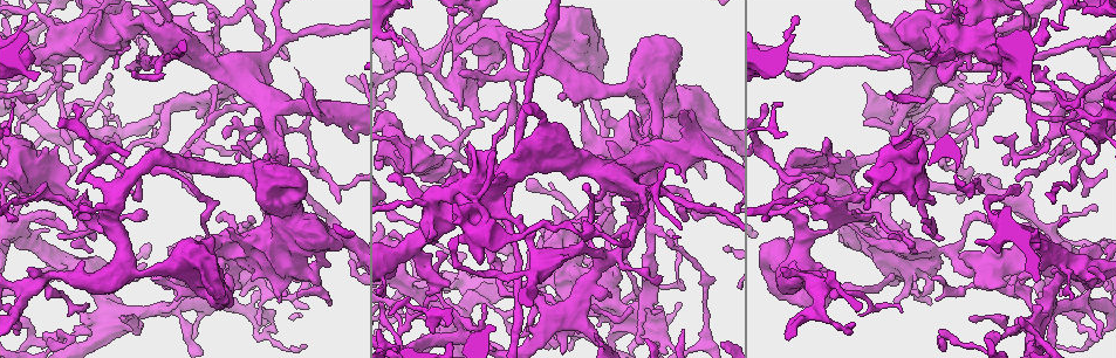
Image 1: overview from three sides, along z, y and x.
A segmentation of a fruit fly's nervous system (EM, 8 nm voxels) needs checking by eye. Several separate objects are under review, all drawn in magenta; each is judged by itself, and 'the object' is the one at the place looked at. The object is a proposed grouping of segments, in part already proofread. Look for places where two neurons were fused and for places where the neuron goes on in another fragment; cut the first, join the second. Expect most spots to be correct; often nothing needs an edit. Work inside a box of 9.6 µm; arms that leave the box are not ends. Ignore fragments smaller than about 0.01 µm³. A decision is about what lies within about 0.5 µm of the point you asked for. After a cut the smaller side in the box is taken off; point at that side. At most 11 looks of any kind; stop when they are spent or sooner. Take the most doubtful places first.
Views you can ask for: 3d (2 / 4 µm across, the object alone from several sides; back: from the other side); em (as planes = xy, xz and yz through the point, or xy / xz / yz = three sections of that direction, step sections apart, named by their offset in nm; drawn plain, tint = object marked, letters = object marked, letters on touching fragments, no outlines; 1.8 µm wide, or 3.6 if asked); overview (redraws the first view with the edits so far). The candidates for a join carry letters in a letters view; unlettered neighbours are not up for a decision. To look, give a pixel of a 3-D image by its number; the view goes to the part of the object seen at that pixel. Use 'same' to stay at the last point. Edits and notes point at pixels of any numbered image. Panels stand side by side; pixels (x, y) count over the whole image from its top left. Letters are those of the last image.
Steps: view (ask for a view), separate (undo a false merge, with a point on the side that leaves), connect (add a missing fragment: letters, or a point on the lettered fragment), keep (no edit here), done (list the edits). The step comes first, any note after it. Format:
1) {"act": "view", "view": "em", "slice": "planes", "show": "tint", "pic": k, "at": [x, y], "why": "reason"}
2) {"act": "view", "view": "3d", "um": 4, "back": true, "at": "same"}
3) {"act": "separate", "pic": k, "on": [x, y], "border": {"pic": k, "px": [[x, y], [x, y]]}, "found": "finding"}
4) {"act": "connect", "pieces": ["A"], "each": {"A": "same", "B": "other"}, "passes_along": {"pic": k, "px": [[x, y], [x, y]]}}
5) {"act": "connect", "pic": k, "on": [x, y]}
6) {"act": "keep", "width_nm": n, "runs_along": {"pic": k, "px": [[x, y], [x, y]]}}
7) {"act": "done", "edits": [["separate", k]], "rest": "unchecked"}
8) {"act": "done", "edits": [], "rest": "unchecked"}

{"act": "view", "view": "em", "slice": "planes", "show": "letters", "pic": 1, "at": [279, 140], "why": "abrupt turn"}

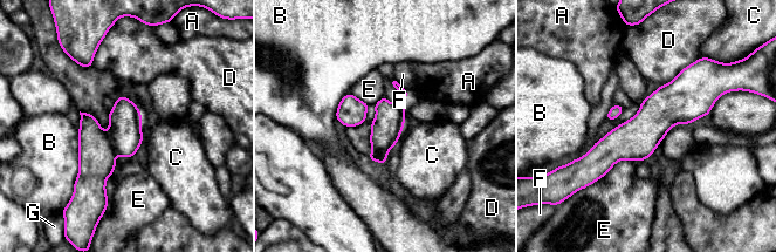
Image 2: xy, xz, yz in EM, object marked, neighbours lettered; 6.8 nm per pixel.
{"act": "separate", "pic": 2, "on": [97, 162], "width_nm": 220, "each": {"A": "other", "B": "other", "C": "other", "D": "other", "E": "other", "F": "other", "G": "other"}, "border": {"pic": 2, "px": [[110, 141], [116, 155]]}, "found": "two neurons meet here"}

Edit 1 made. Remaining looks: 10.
{"act": "view", "view": "3d", "um": 2, "pic": 1, "at": [967, 93], "why": "a fork"}

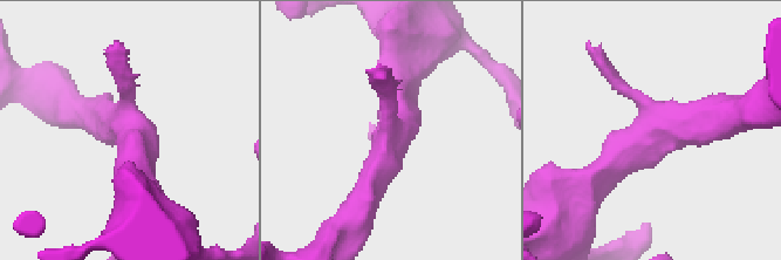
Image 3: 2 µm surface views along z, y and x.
{"act": "view", "view": "em", "um": 3.6, "slice": "yz", "step": 8, "show": "letters", "pic": 3, "at": [130, 133]}

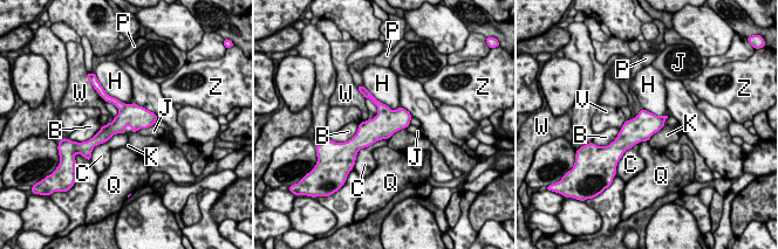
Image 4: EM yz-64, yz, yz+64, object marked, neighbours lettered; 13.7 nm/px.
{"act": "keep", "each": {"B": "other", "C": "other", "H": "other", "J": "other", "K": "other", "P": "other", "Q": "other", "V": "other", "W": "other", "Z": "other"}, "border": {"pic": 4, "px": [[128, 124], [124, 132]]}, "found": "continuous, no second neuron"}

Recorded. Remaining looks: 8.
{"act": "view", "view": "em", "um": 3.6, "slice": "planes", "show": "tint", "pic": 1, "at": [60, 337]}

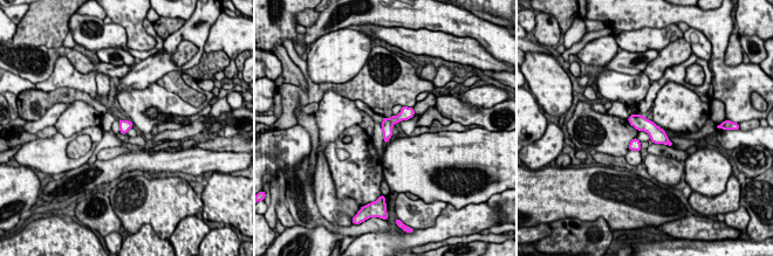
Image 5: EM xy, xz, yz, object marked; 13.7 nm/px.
{"act": "view", "view": "em", "um": 3.6, "slice": "planes", "show": "letters", "at": "same", "why": "what lies round it"}

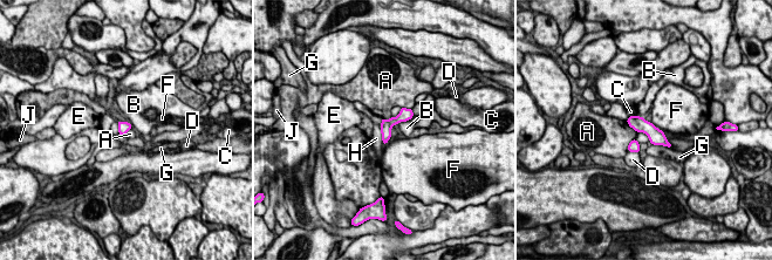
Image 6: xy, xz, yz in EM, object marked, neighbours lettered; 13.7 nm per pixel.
{"act": "keep", "each": {"A": "other", "B": "other", "C": "other", "D": "other", "E": "other", "F": "other", "G": "other", "H": "other", "J": "other"}, "runs_along": {"pic": 6, "px": [[409, 111], [386, 129], [384, 137]]}, "found": "one neuron here"}

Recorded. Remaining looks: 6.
{"act": "view", "view": "em", "slice": "xz", "step": 16, "show": "letters", "pic": 1, "at": [990, 178], "why": "end of a long branch"}

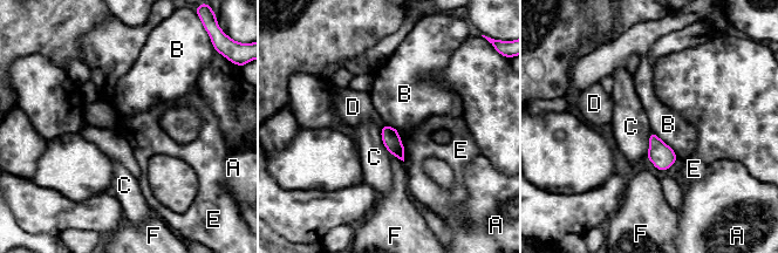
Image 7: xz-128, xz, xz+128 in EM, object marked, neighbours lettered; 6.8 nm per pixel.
{"act": "view", "view": "em", "slice": "planes", "show": "letters", "at": "same"}

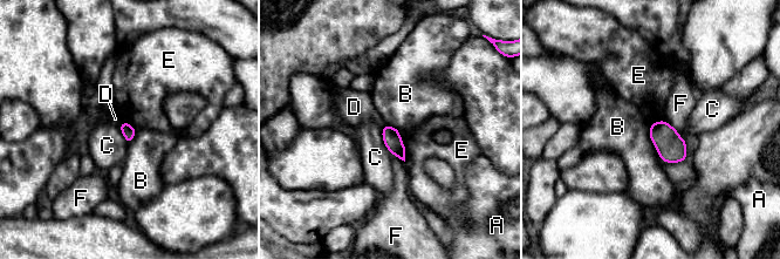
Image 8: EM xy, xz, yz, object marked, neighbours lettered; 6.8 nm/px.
{"act": "keep", "longest_contact_nm": ["B", 260], "each": {"A": "other", "B": "other", "C": "other", "D": "other", "E": "other", "F": "other"}, "border": {"pic": 8, "px": [[649, 124], [649, 137], [661, 159]]}, "found": "none of them fits"}

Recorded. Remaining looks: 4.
{"act": "done", "edits": [["separate", 2]], "rest": "unchecked"}

